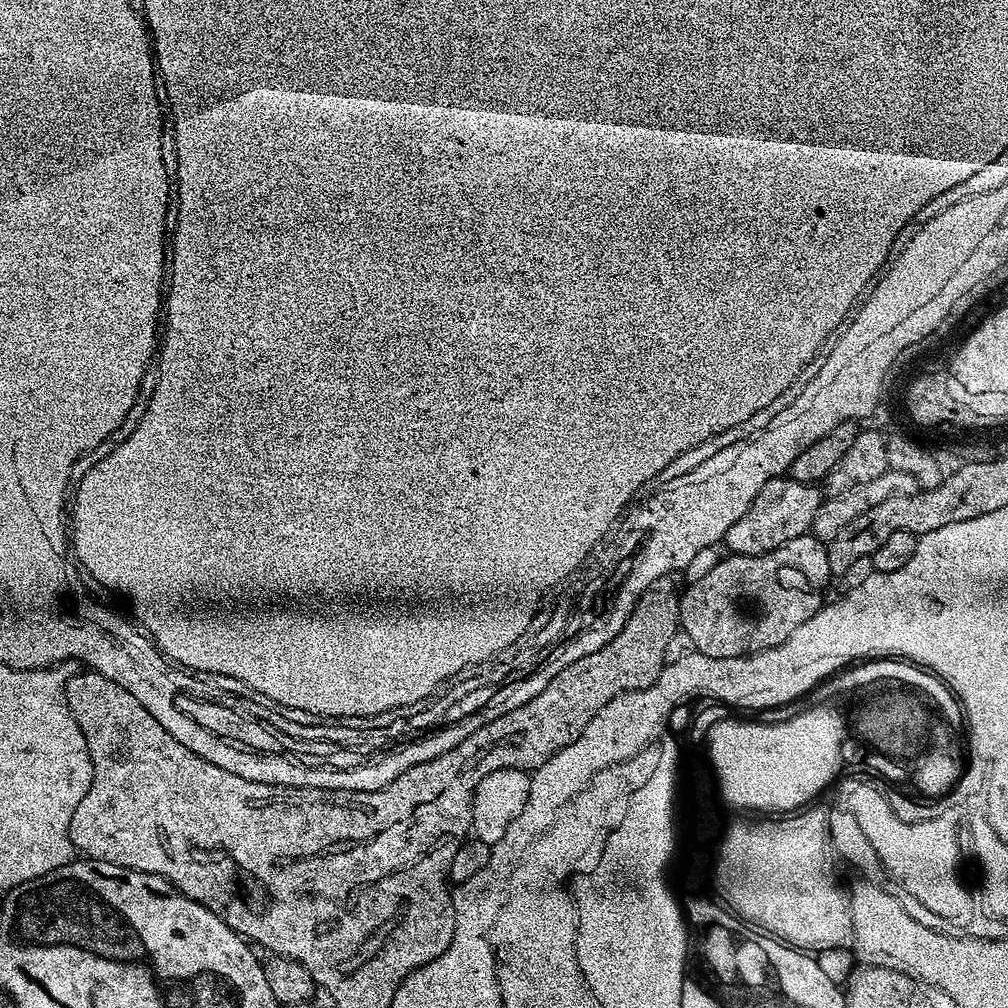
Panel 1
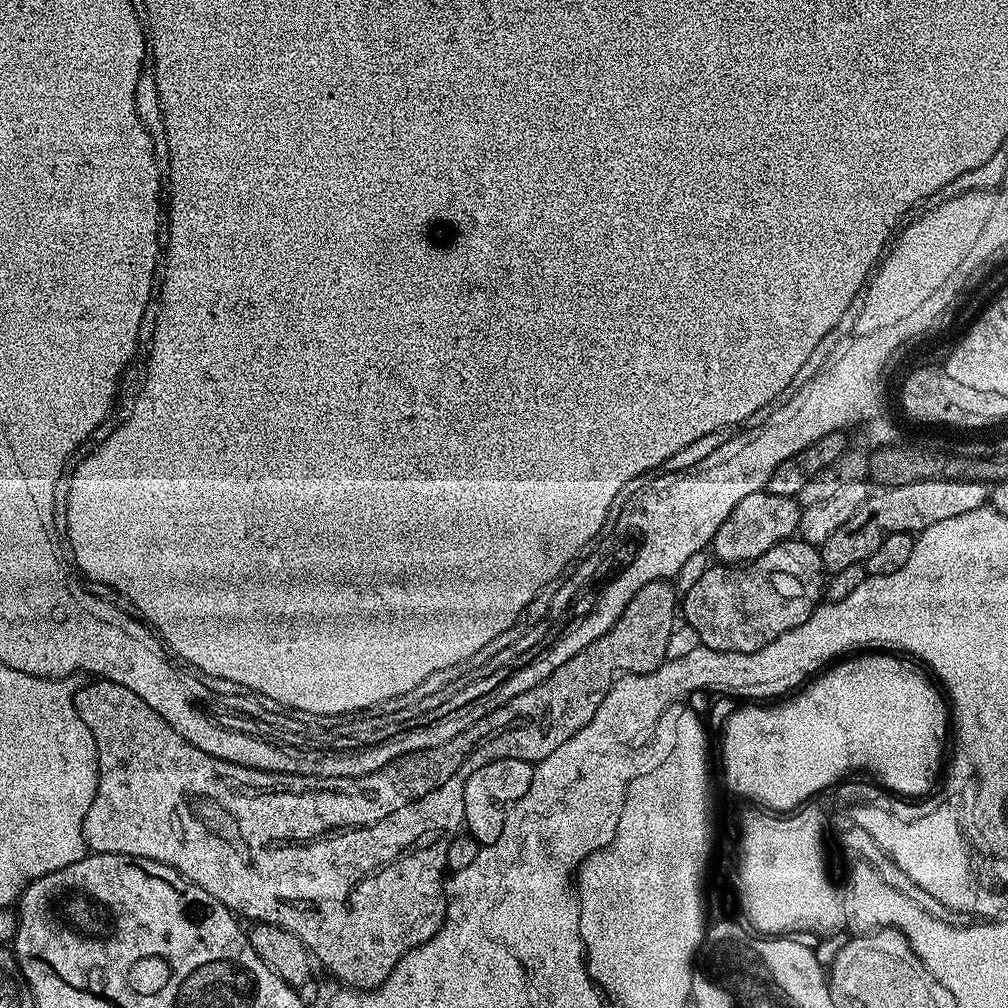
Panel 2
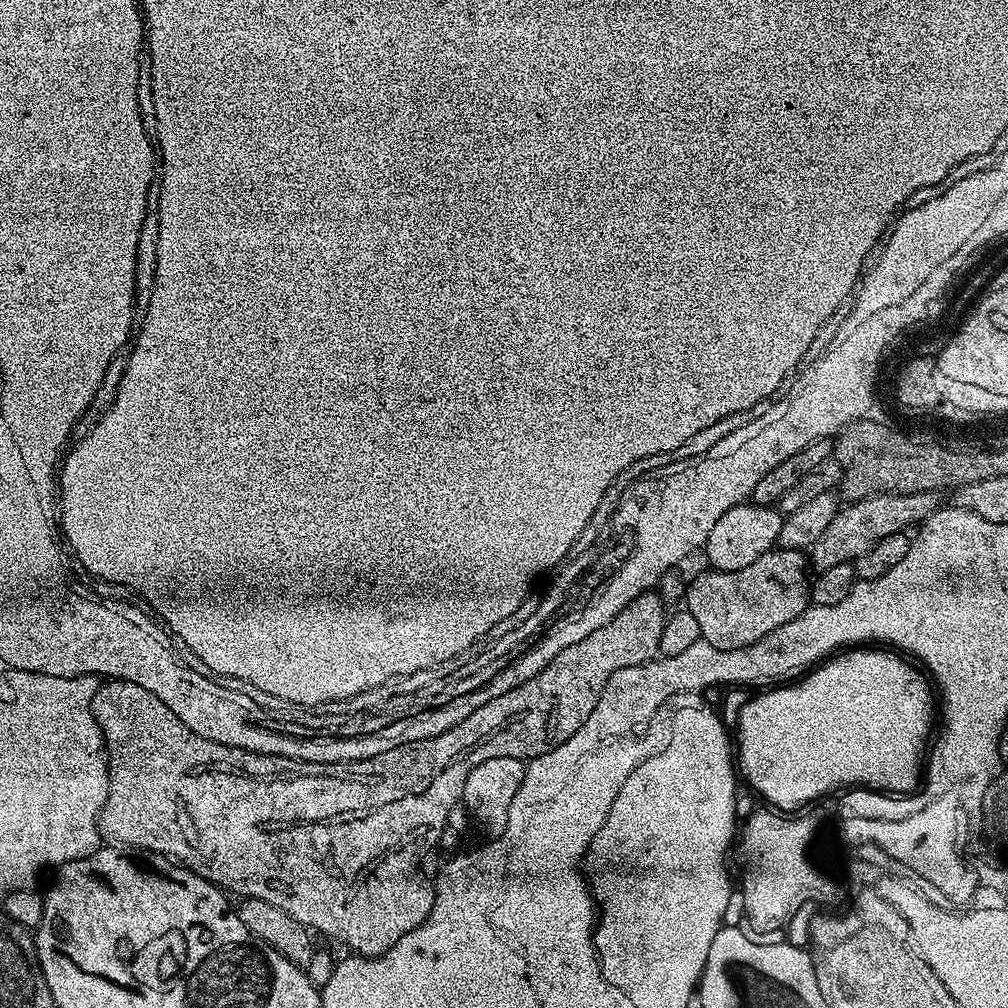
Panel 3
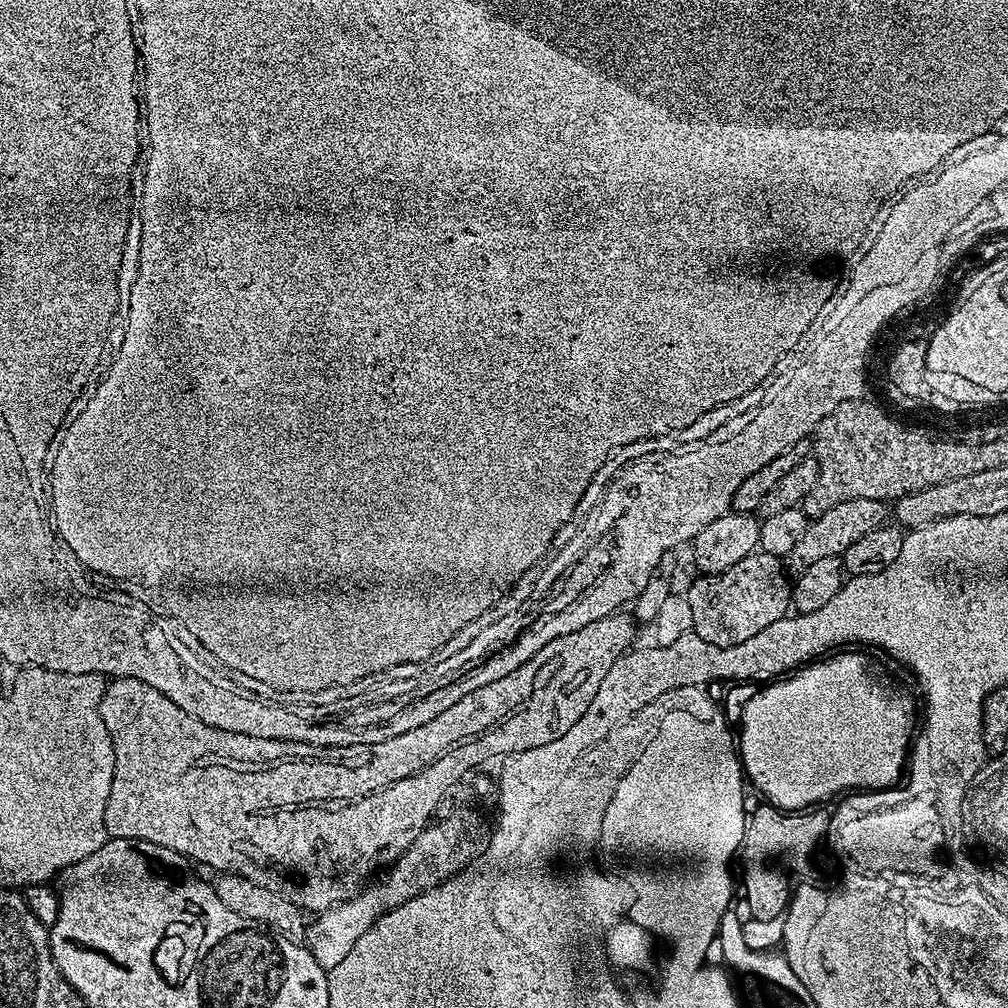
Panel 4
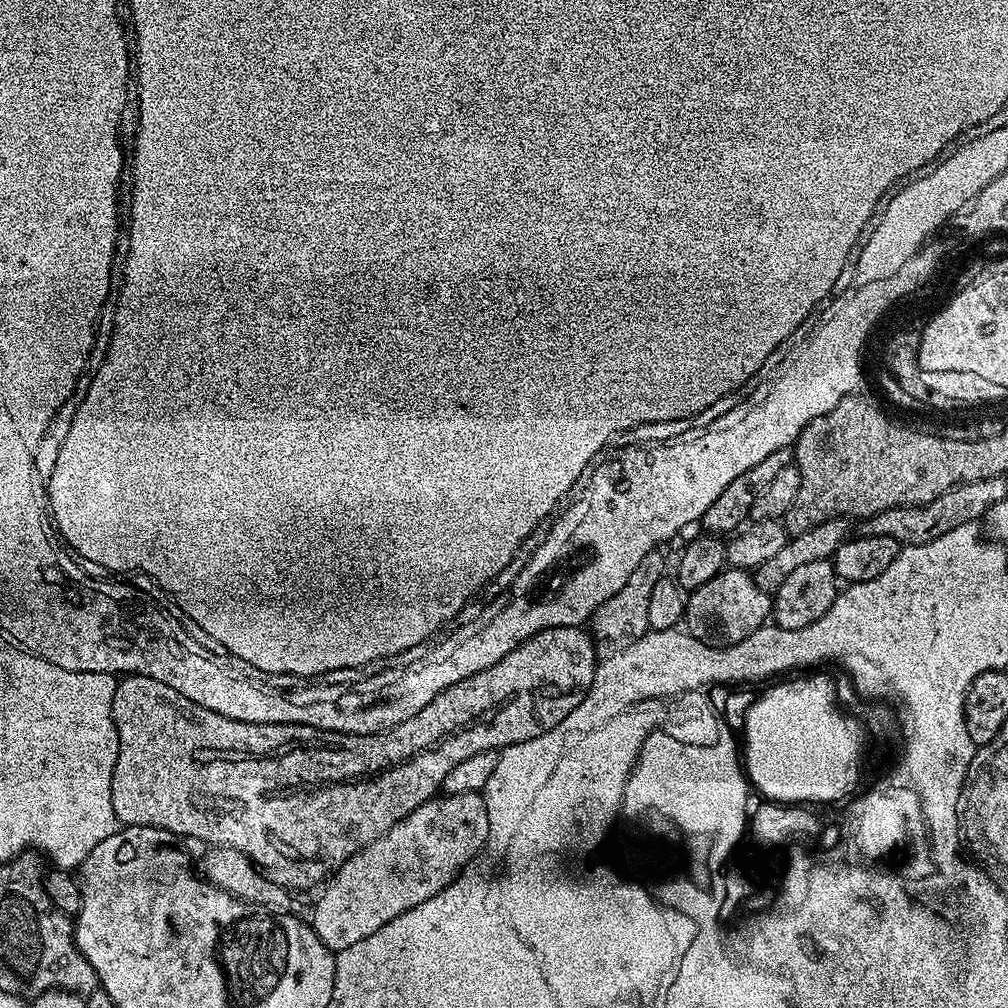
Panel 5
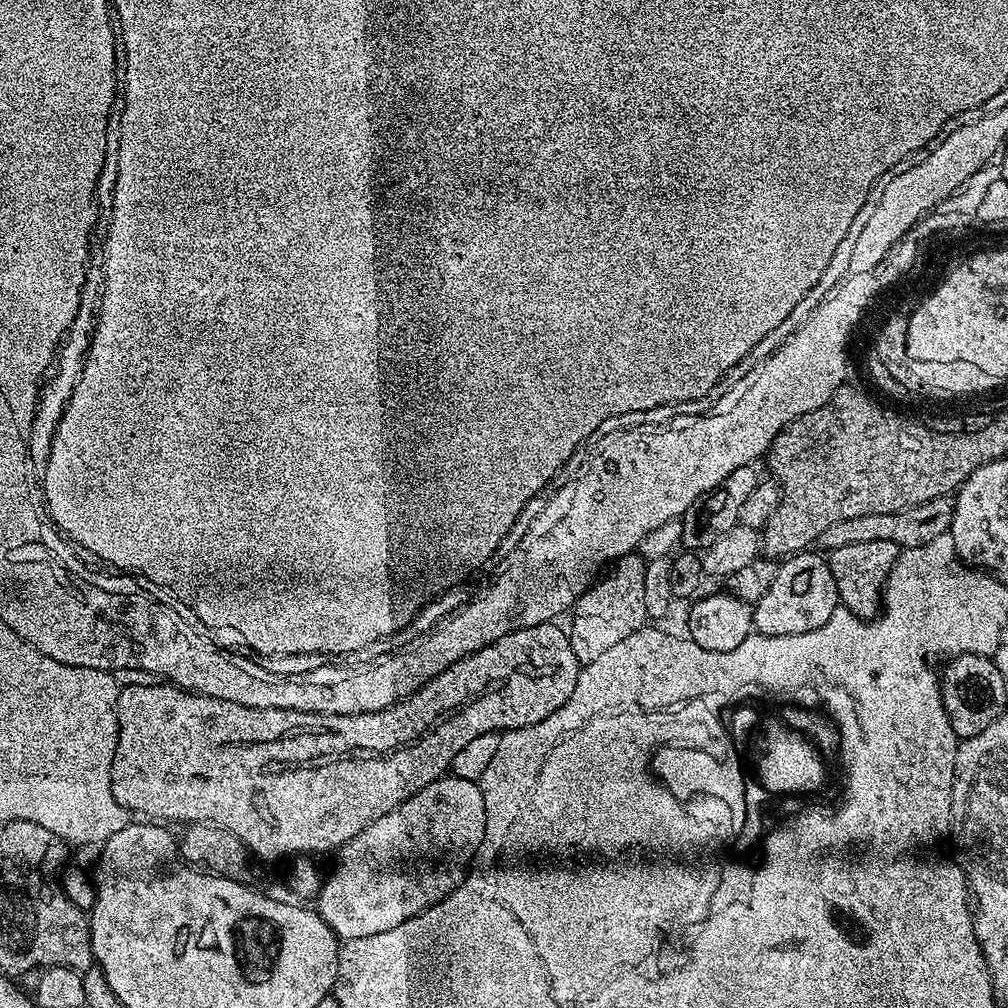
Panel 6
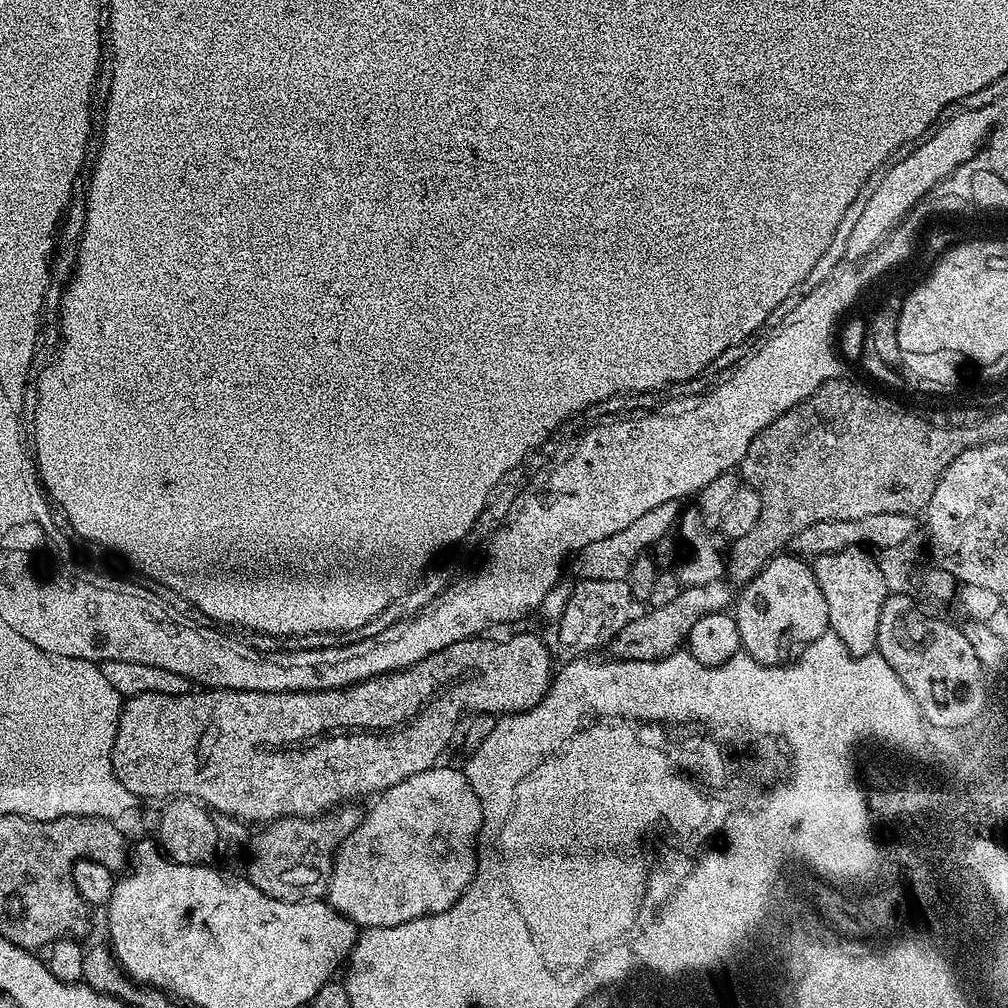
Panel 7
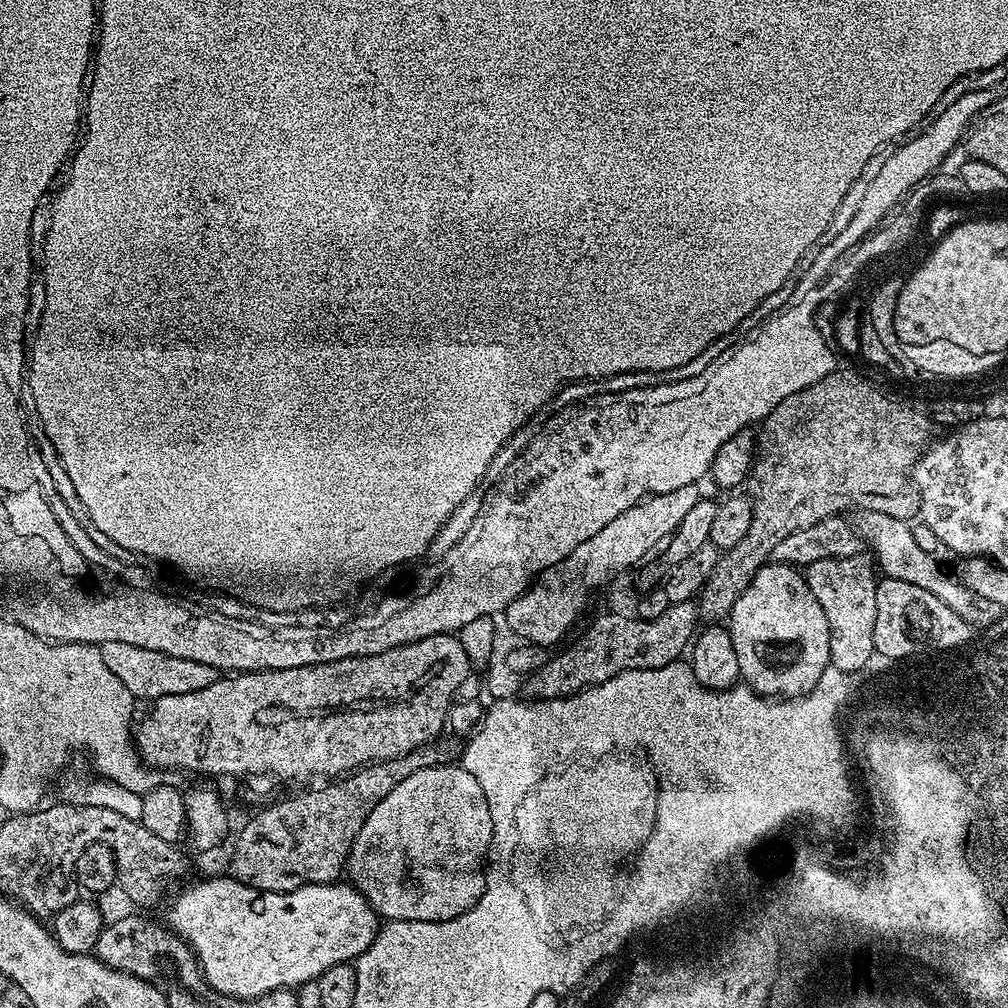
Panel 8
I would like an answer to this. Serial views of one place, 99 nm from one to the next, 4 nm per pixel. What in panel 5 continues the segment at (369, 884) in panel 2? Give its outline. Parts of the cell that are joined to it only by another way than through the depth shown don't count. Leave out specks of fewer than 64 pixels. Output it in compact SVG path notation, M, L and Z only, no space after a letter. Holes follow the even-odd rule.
M580 626L542 630L506 654L502 662L494 662L494 666L442 690L442 694L435 696L430 706L418 710L414 718L406 718L406 722L372 736L318 730L301 724L238 722L214 714L214 710L198 706L198 702L190 702L190 698L182 698L182 694L166 686L166 682L144 675L125 675L117 683L112 703L112 717L118 730L118 762L112 779L114 814L124 826L154 826L176 838L189 836L192 840L205 840L208 846L238 850L248 856L270 882L283 888L295 890L323 885L346 858L382 838L382 834L390 831L402 818L418 810L422 802L437 795L446 774L458 762L483 751L528 742L554 730L554 726L586 698L594 682L597 645L584 631ZM502 700L512 700L512 706L518 706L518 710L512 708L512 714L502 710ZM494 702L496 714L492 710L490 720L482 724L484 730L474 730L472 740L448 742L446 748L442 748L446 752L434 750L400 768L398 764L384 766L426 746L448 728L466 722Z

